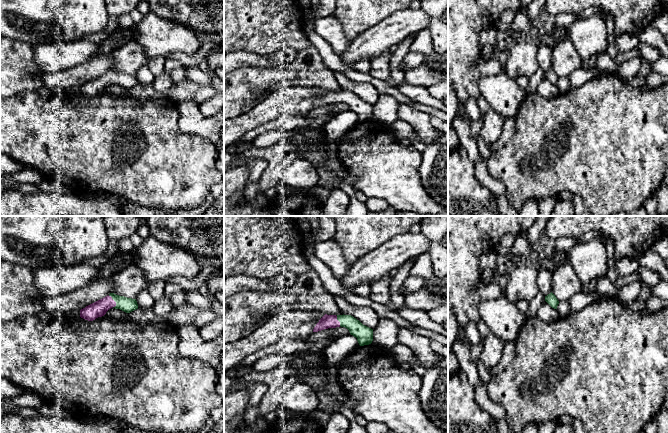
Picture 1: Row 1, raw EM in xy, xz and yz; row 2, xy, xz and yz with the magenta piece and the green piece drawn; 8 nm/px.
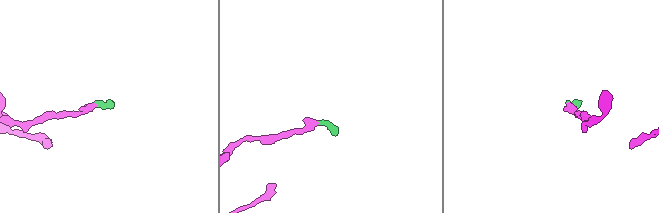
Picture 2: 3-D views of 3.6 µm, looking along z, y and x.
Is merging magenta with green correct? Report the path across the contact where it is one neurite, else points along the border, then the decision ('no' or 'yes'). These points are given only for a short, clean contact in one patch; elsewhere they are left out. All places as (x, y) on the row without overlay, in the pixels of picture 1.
yes

